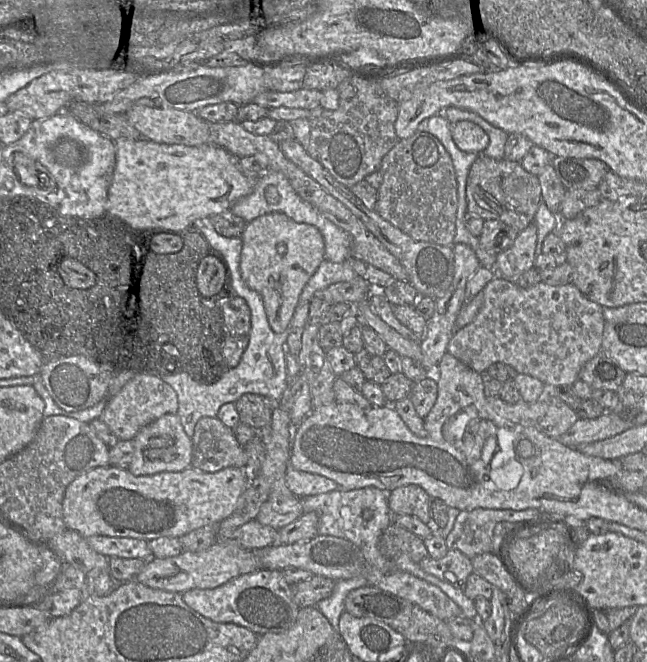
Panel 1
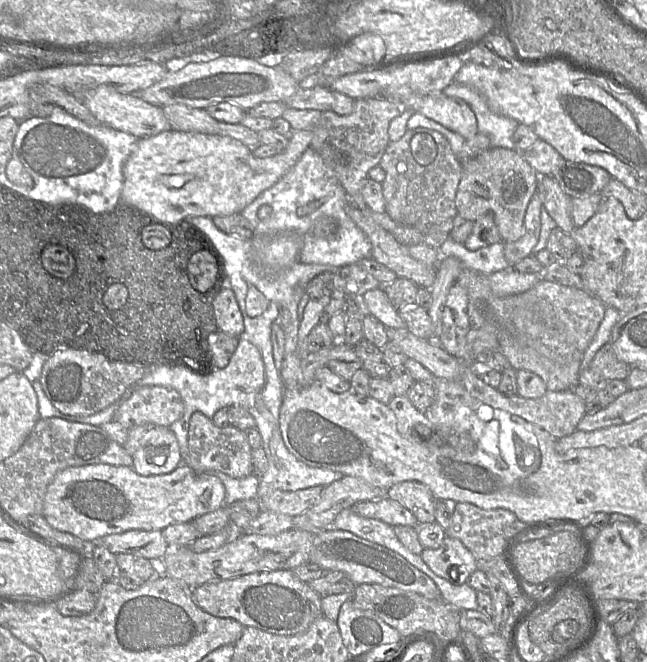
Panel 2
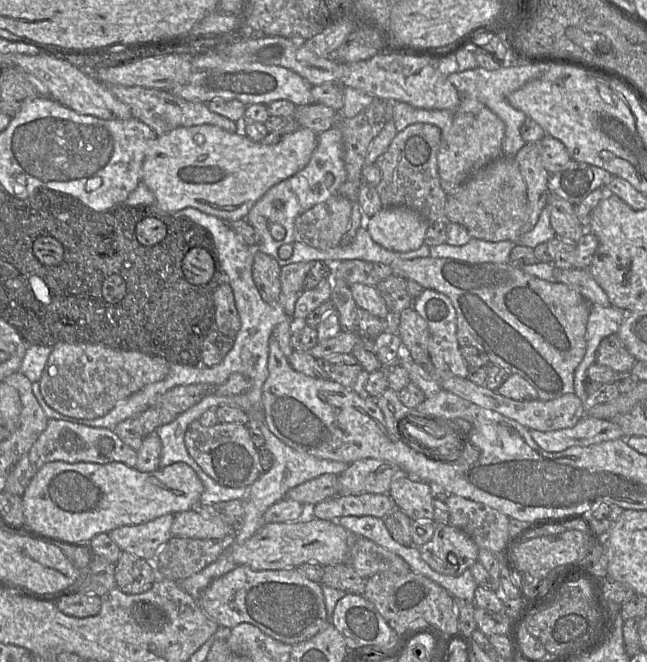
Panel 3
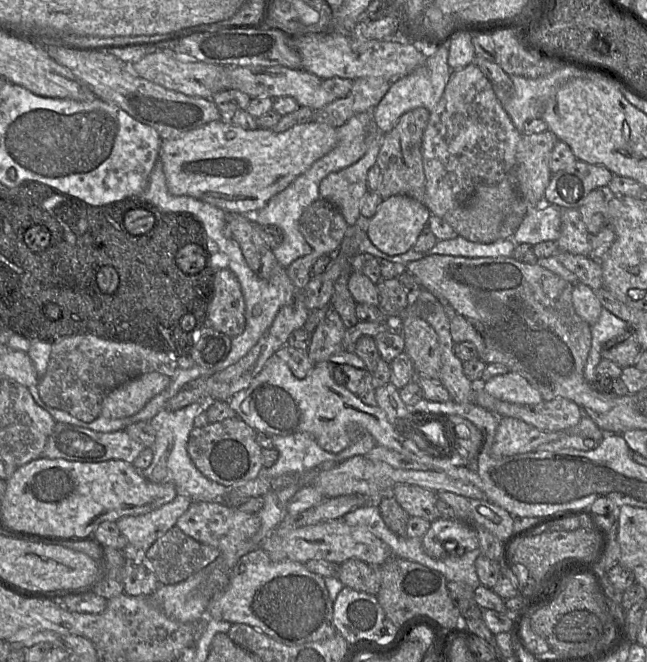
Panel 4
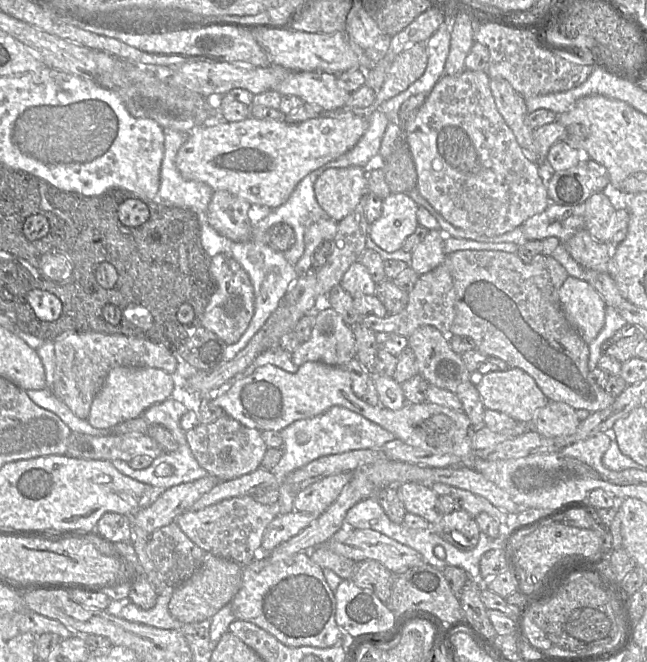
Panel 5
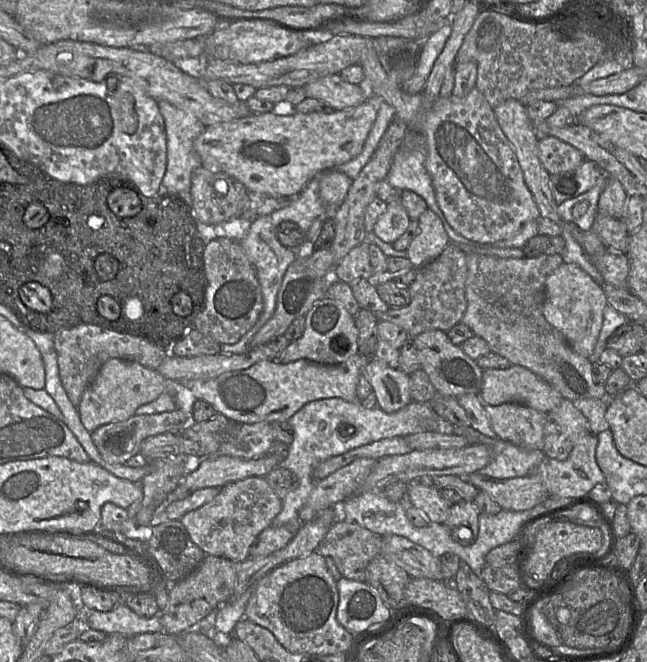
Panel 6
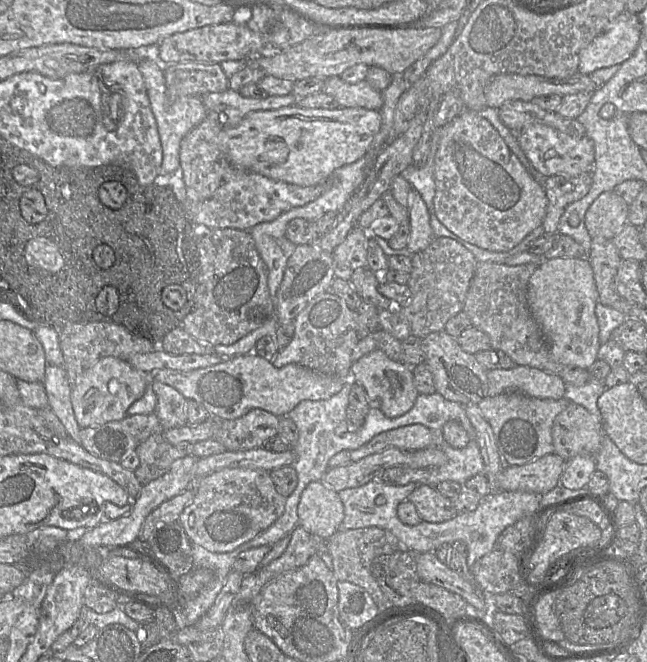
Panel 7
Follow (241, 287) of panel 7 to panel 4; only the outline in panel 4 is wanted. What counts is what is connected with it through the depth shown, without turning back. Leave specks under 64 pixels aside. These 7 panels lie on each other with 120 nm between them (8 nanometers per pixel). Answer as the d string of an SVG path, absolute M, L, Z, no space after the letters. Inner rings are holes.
M221 265L214 278L214 297L208 306L208 325L233 338L245 330L245 301L235 274Z

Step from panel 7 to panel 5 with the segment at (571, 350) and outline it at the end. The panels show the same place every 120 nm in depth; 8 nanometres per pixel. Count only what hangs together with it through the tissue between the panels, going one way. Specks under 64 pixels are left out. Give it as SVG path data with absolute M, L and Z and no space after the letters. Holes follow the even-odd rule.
M569 276L559 290L559 299L567 321L590 344L605 324L603 298L587 281Z

